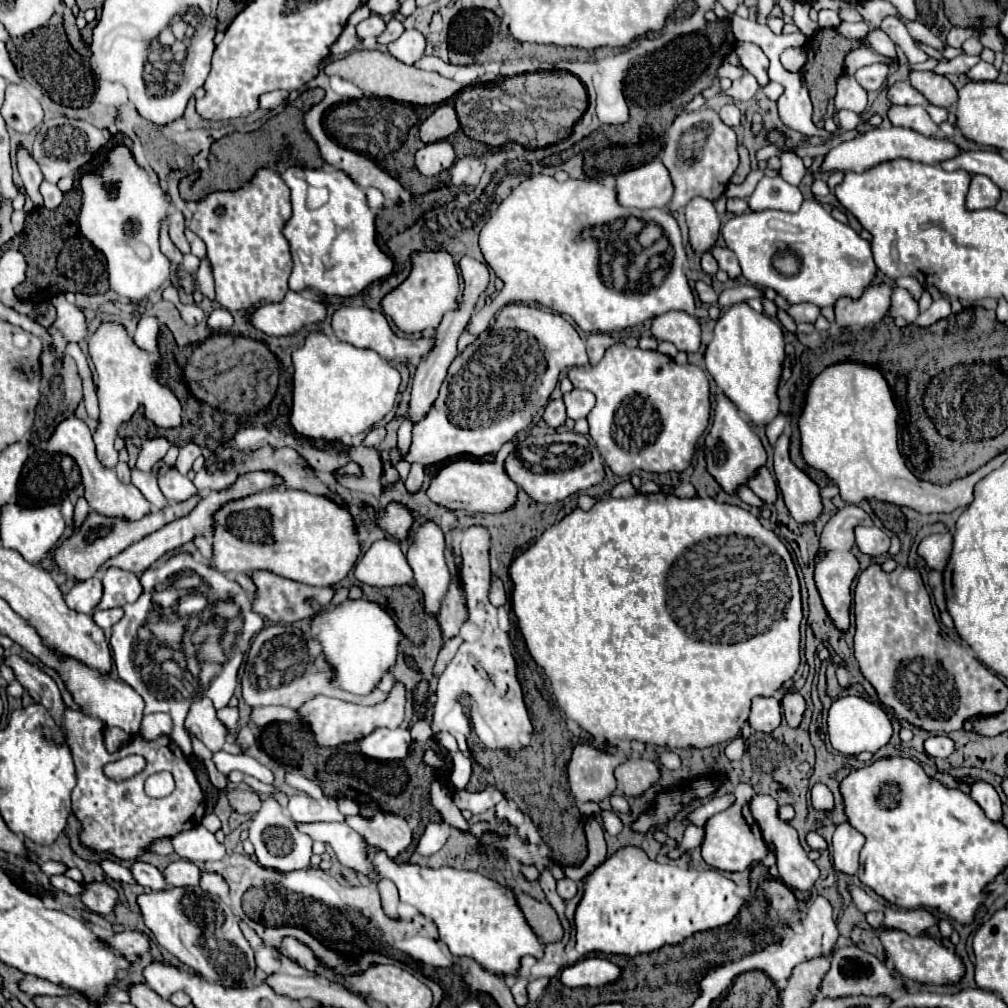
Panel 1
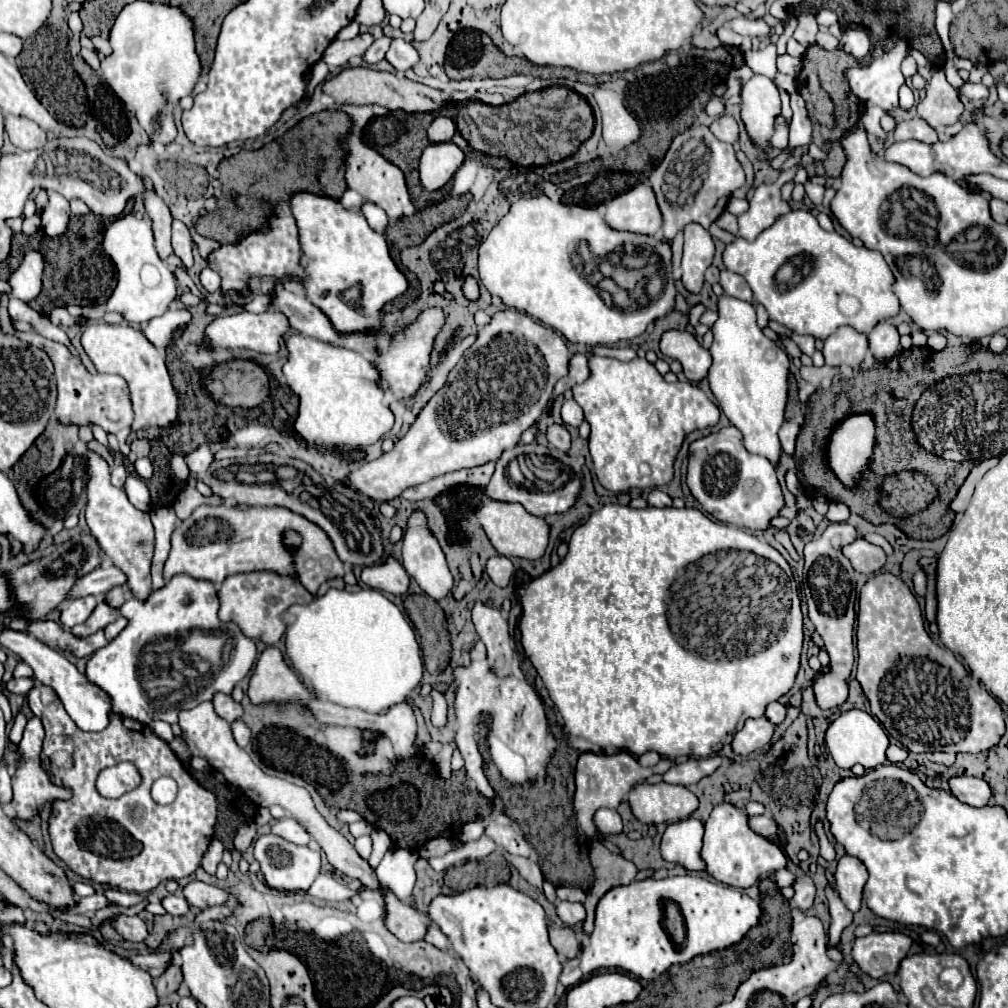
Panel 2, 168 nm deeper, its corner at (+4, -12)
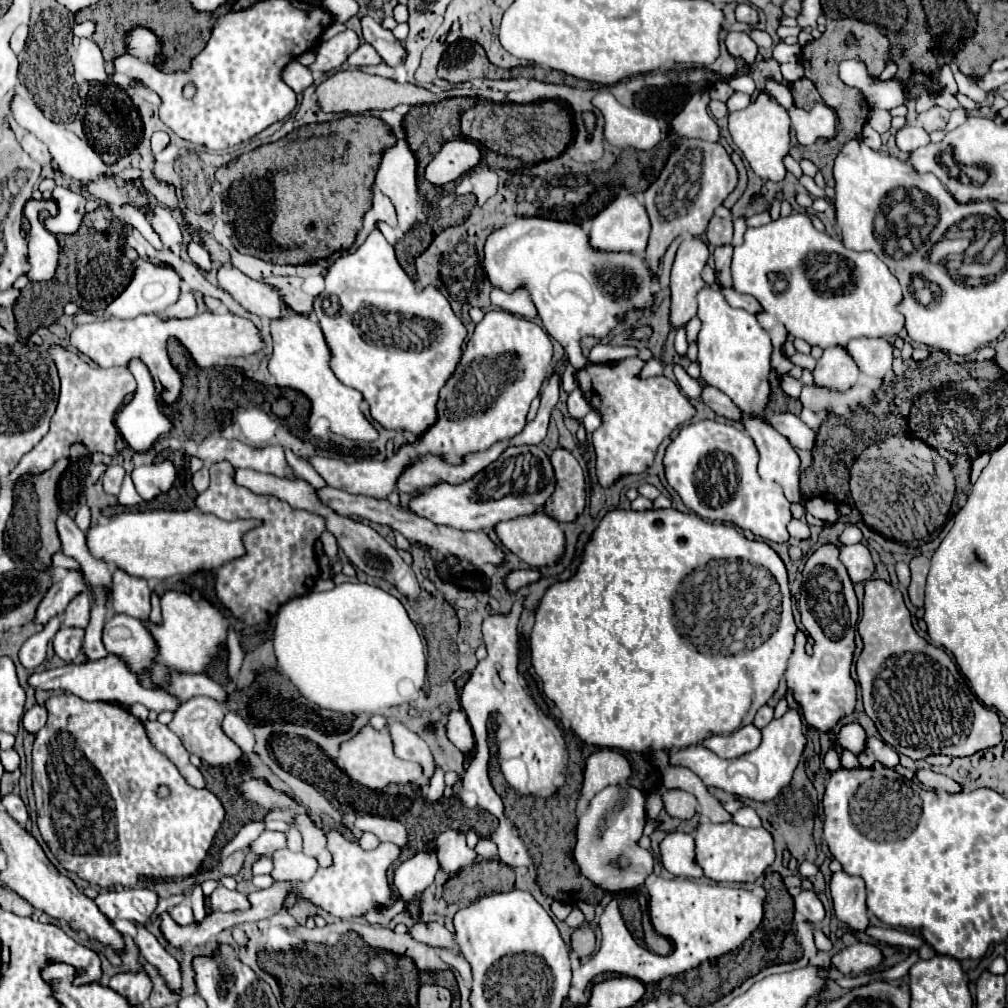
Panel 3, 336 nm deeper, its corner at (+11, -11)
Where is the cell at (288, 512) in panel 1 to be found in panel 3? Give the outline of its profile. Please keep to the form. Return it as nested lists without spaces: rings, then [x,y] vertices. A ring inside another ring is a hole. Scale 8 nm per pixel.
[[[153,510],[153,512],[125,512],[119,516],[113,516],[105,524],[97,524],[89,528],[87,532],[87,546],[93,556],[103,558],[107,564],[119,566],[131,576],[139,576],[145,580],[165,580],[177,574],[189,576],[199,570],[217,570],[219,566],[231,562],[233,558],[245,556],[245,546],[243,546],[243,534],[247,530],[257,528],[263,522],[255,520],[221,520],[211,514],[203,514],[199,510],[183,510],[183,512],[163,512],[163,510]]]

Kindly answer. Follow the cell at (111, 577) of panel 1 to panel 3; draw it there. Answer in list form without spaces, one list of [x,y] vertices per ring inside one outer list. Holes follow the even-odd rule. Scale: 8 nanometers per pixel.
[[[61,626],[59,632],[57,632],[55,638],[53,638],[55,654],[57,654],[61,660],[65,660],[65,662],[75,660],[75,656],[77,656],[79,650],[81,650],[83,634],[85,634],[83,628],[67,628],[67,626]]]

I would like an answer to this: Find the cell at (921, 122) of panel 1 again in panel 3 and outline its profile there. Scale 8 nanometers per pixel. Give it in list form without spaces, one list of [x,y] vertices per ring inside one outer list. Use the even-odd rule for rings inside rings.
[[[905,124],[895,134],[895,140],[897,140],[899,150],[903,150],[903,152],[911,152],[911,150],[921,148],[921,146],[927,146],[931,142],[929,140],[929,134],[921,126],[911,126],[911,124]]]

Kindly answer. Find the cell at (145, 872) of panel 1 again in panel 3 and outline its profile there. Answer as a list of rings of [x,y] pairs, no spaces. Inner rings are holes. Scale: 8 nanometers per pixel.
[[[177,904],[169,916],[177,922],[177,924],[191,924],[193,922],[193,912],[191,912],[191,906],[187,904]]]

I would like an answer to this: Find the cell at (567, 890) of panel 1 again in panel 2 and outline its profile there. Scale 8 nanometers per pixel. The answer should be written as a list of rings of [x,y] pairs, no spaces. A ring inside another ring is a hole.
[[[558,901],[556,903],[556,911],[558,917],[566,923],[566,925],[578,925],[586,919],[586,911],[582,903],[570,903],[570,901]]]

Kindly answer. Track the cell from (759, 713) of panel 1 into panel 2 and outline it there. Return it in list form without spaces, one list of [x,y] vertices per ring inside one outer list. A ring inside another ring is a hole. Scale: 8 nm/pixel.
[[[748,719],[746,725],[734,735],[732,739],[732,751],[736,755],[750,755],[752,751],[758,751],[762,747],[766,747],[772,739],[774,733],[774,725],[766,719]]]

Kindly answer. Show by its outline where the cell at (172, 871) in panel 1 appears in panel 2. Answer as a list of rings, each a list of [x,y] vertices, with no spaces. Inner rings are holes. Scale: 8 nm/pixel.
[[[192,881],[182,889],[182,893],[186,901],[196,909],[206,909],[214,905],[236,905],[236,897],[230,891],[206,885],[202,881]]]

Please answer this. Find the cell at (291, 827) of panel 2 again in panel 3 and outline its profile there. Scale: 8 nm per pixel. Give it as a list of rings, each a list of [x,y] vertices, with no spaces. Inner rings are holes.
[[[265,830],[253,844],[253,852],[259,856],[271,856],[279,848],[287,848],[287,834],[285,832],[271,832]]]

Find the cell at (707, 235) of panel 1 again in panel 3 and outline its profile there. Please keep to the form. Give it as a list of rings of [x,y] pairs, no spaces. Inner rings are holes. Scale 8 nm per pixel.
[[[685,238],[671,268],[671,324],[685,326],[697,314],[697,292],[705,286],[701,270],[709,258],[701,238]]]

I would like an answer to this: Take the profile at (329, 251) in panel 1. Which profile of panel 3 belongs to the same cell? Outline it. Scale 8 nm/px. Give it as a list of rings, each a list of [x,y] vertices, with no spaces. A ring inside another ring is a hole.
[[[373,230],[363,242],[363,246],[359,246],[355,252],[335,258],[335,262],[329,266],[325,274],[325,282],[327,282],[325,296],[329,296],[329,300],[335,300],[339,310],[325,310],[321,298],[313,306],[315,316],[319,318],[319,326],[333,352],[331,370],[345,386],[353,386],[365,396],[371,408],[371,416],[379,424],[383,424],[389,430],[411,430],[413,436],[423,434],[423,430],[431,426],[431,422],[435,422],[437,418],[435,402],[439,388],[451,376],[451,370],[455,370],[455,362],[459,362],[461,344],[467,332],[465,326],[453,314],[449,302],[443,298],[443,294],[439,294],[439,290],[435,290],[433,286],[417,290],[413,286],[411,278],[399,266],[393,246],[383,238],[379,230]],[[421,318],[427,318],[427,322],[435,326],[435,338],[431,326]],[[411,326],[415,330],[409,330]],[[421,326],[425,326],[427,332],[423,332]],[[423,334],[429,334],[431,338],[431,346],[427,348],[421,344],[413,344],[409,340],[401,340],[401,338],[421,338]]]

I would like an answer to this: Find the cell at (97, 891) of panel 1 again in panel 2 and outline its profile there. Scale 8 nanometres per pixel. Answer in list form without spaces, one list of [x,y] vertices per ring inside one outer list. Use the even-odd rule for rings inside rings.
[[[120,915],[118,919],[112,921],[112,925],[126,941],[132,941],[132,943],[142,943],[148,937],[148,927],[140,917]]]

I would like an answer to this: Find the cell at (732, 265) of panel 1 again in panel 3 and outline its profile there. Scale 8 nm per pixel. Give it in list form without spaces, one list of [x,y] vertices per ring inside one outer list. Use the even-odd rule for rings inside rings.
[[[721,286],[721,292],[723,292],[723,296],[727,298],[727,302],[729,302],[731,306],[735,306],[735,308],[743,308],[743,310],[747,310],[747,312],[751,312],[751,314],[755,314],[755,312],[761,310],[759,302],[757,302],[753,296],[749,296],[749,294],[741,294],[741,292],[737,292],[737,290],[733,290],[733,288],[725,288],[725,286]]]

